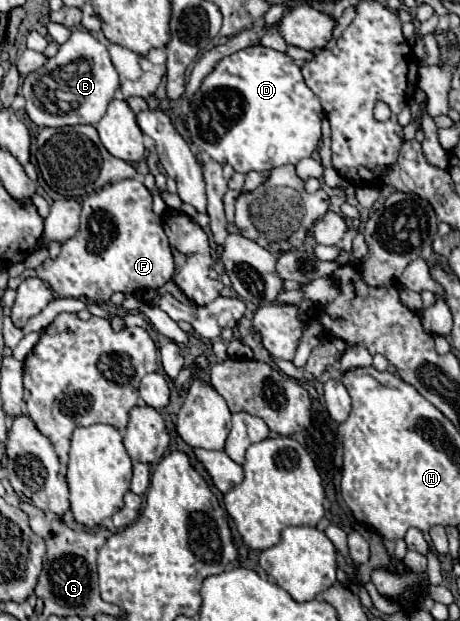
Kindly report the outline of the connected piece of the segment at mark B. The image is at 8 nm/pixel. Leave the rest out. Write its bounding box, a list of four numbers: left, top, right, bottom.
[21,31,119,127]

